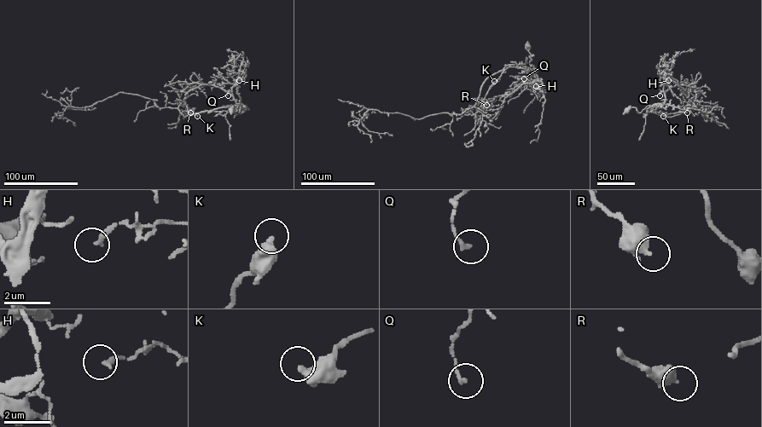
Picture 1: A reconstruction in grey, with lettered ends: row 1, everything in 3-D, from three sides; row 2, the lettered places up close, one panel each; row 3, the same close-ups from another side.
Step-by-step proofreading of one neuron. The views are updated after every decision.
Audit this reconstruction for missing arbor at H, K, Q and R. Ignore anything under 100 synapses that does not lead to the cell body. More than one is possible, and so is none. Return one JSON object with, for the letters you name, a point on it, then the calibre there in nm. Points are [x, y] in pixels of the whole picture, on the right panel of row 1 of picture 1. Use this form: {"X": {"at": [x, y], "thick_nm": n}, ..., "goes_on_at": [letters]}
{"goes_on_at": []}

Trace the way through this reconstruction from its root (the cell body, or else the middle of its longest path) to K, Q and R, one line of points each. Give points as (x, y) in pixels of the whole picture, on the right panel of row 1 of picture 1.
K: (627, 110), (635, 107), (641, 112), (648, 106), (654, 104), (649, 106), (648, 112), (670, 113), (663, 116)
Q: (627, 110), (635, 107), (641, 112), (648, 106), (663, 103), (663, 90), (660, 95)
R: (627, 110), (635, 107), (641, 112), (648, 106), (654, 104), (649, 106), (648, 112), (687, 112)

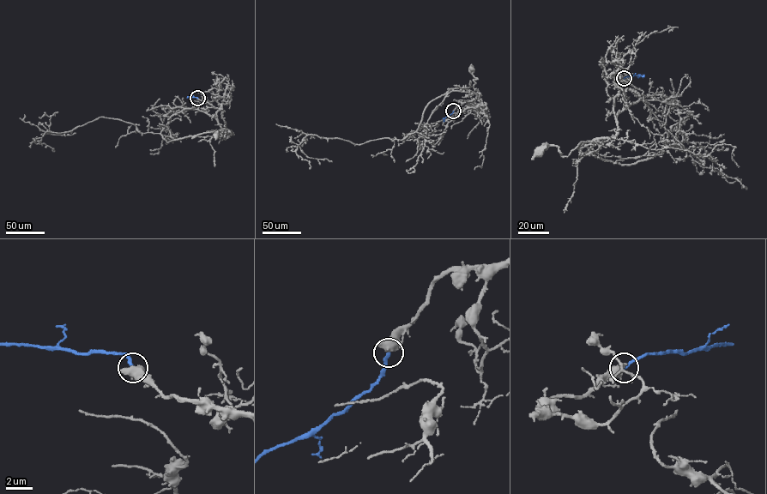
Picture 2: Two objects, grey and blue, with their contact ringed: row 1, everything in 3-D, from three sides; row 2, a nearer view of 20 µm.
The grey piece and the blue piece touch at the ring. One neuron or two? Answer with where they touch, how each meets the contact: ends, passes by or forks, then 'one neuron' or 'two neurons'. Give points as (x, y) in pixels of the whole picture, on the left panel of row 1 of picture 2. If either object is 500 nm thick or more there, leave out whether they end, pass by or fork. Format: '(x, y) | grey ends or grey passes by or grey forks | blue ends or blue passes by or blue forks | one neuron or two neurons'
(197, 98) | one neuron

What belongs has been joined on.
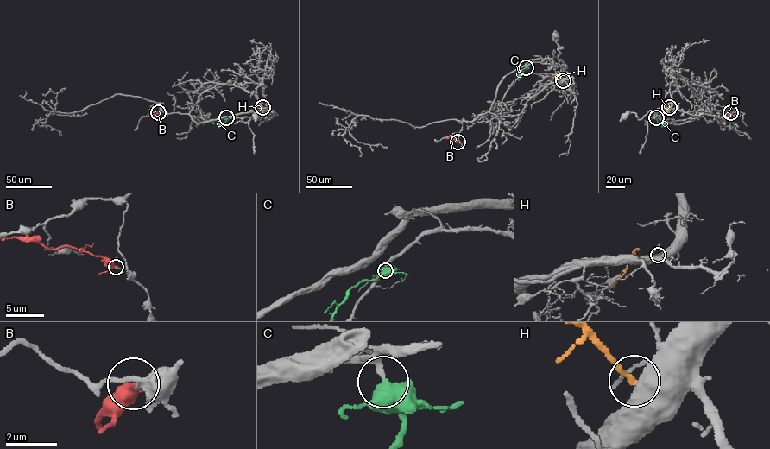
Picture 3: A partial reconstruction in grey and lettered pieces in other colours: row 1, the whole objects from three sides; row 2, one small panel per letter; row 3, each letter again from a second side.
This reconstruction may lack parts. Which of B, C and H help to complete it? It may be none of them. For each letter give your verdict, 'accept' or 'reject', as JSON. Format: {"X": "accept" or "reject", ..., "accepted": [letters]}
{"B": "reject", "C": "accept", "H": "reject", "accepted": ["C"]}

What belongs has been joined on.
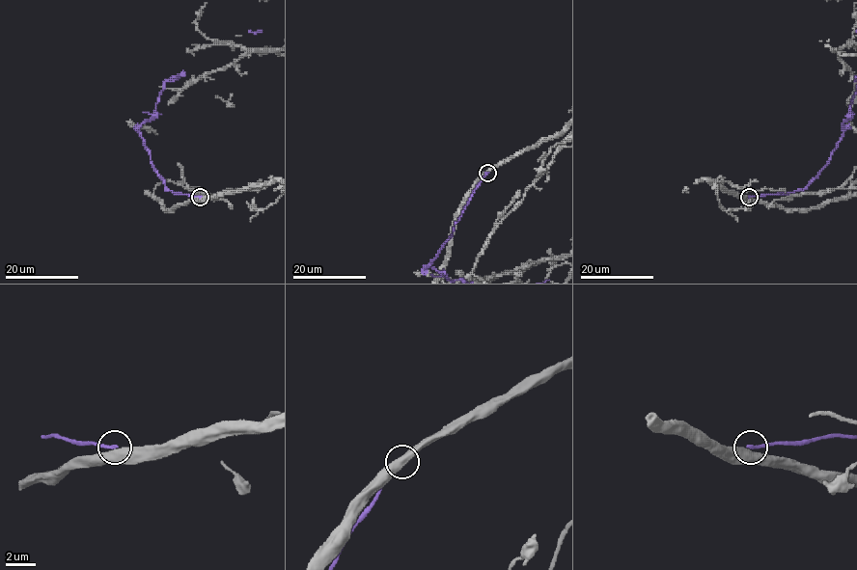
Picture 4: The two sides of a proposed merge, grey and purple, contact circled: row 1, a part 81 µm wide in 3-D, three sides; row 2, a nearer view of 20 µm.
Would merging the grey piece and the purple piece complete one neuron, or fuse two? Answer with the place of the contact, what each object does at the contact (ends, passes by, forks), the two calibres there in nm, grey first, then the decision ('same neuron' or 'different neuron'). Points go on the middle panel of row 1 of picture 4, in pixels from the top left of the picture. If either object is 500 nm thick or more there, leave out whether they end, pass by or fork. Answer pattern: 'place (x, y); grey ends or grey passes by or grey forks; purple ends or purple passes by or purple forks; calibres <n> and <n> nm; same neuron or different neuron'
place (487, 173); calibres 550 and 240 nm; different neuron

